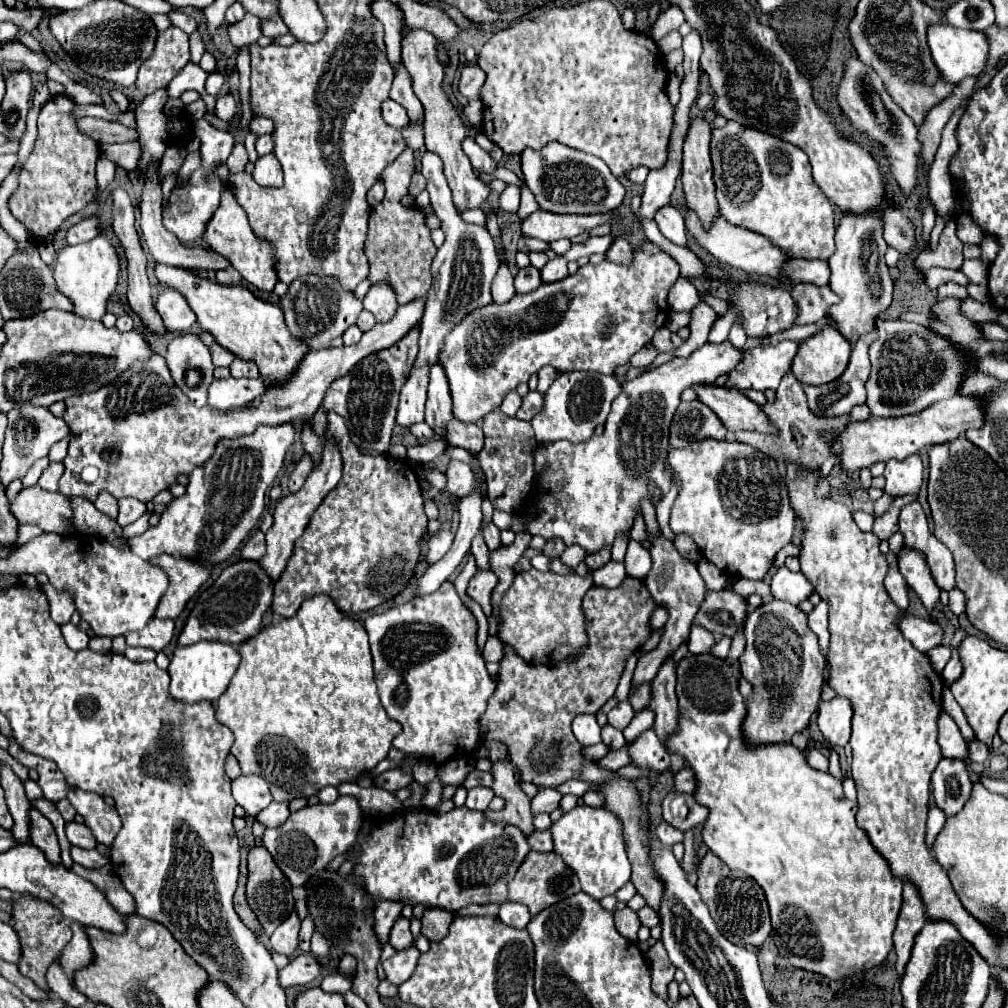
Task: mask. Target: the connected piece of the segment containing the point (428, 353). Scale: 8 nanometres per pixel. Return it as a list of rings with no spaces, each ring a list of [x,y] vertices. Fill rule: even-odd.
[[[425,152],[421,174],[427,178],[427,192],[429,192],[431,206],[441,220],[441,230],[445,232],[445,242],[437,250],[437,256],[431,264],[433,284],[425,296],[425,314],[421,322],[421,336],[419,336],[419,354],[415,360],[415,366],[421,364],[435,364],[441,352],[441,340],[449,334],[449,328],[453,324],[459,324],[469,312],[483,308],[491,304],[491,280],[497,274],[499,262],[495,256],[493,238],[487,232],[487,228],[467,224],[459,216],[453,200],[451,190],[443,174],[441,158],[435,152]]]

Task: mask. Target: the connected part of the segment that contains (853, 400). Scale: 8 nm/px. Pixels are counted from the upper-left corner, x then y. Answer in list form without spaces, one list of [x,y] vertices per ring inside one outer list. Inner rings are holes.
[[[869,332],[869,336],[861,336],[861,340],[857,340],[857,344],[853,346],[853,352],[851,352],[851,362],[849,362],[847,370],[837,380],[829,382],[825,386],[805,386],[807,402],[809,402],[809,408],[815,416],[829,416],[829,418],[847,416],[847,414],[851,414],[853,406],[865,404],[865,400],[867,400],[865,382],[867,382],[869,372],[871,372],[869,344],[873,344],[873,340],[877,340],[877,332]]]

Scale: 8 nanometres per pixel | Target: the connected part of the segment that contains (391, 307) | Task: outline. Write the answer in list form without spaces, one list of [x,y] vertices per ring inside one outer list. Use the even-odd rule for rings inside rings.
[[[389,280],[377,282],[369,288],[369,292],[363,298],[363,304],[369,312],[375,314],[377,322],[387,322],[395,316],[397,312],[397,296],[393,292],[393,286],[389,284]]]

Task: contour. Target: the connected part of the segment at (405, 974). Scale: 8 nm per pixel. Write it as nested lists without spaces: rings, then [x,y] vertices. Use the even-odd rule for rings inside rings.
[[[413,946],[411,948],[405,948],[405,952],[397,952],[395,956],[391,956],[389,960],[383,962],[385,978],[391,984],[397,984],[397,986],[403,984],[415,972],[419,956],[421,956],[421,952],[417,948],[413,948]]]

